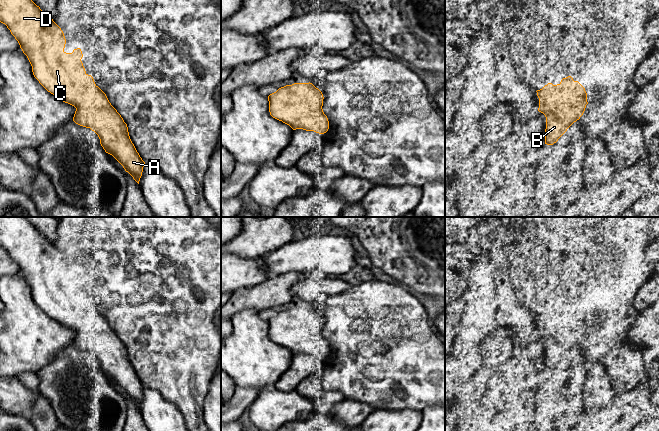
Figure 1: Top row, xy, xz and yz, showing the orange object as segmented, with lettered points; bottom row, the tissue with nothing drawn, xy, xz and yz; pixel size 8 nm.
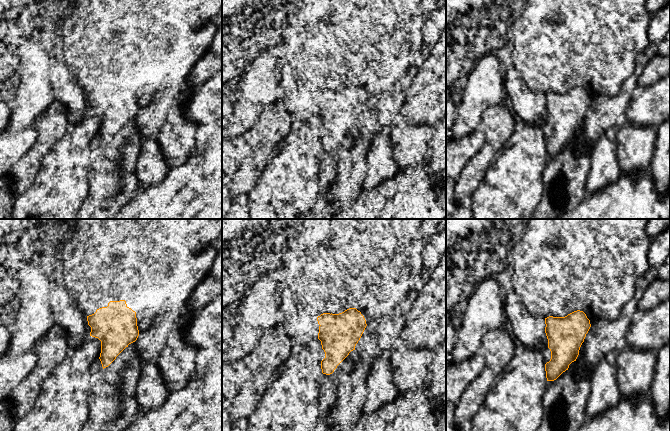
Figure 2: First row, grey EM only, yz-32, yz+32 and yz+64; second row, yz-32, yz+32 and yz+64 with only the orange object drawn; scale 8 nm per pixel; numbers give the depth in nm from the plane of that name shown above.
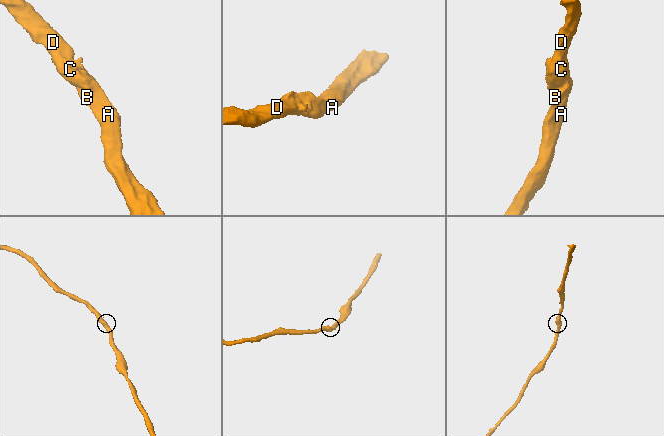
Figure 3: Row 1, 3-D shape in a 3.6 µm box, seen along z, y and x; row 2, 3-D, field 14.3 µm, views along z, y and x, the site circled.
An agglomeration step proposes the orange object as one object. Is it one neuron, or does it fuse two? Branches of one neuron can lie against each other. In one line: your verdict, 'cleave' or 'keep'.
keep

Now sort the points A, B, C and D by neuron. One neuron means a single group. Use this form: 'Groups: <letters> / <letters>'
Groups: A B C D

